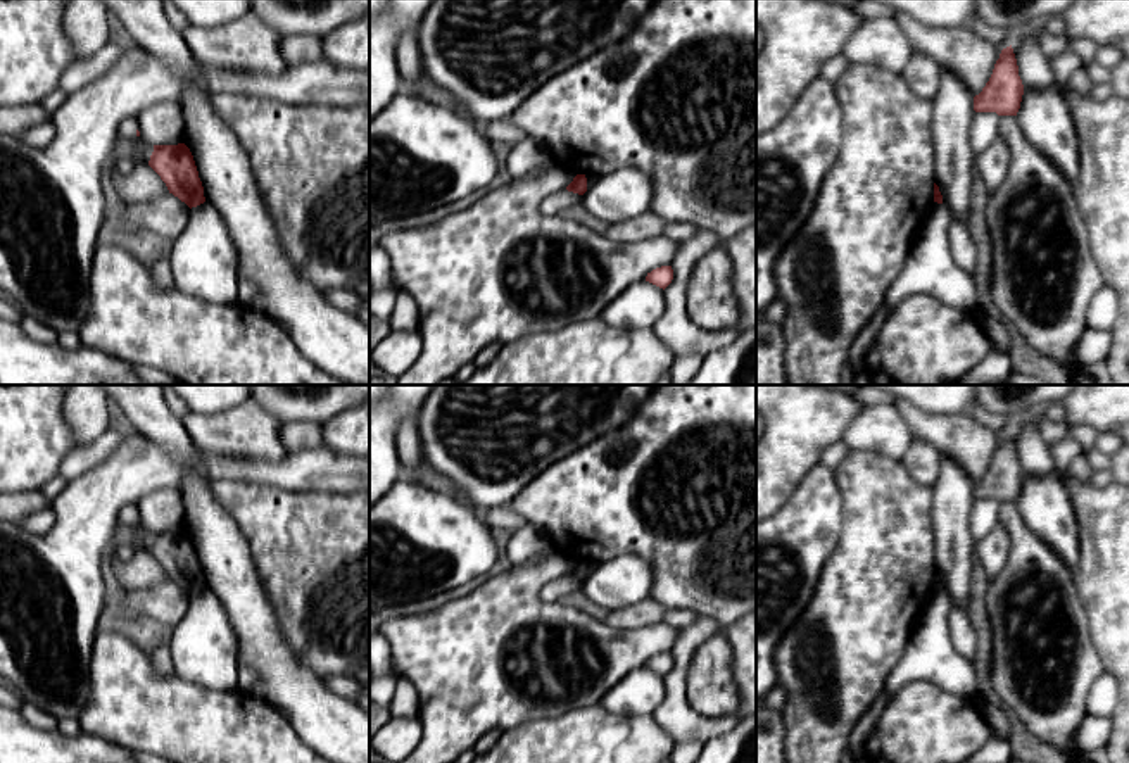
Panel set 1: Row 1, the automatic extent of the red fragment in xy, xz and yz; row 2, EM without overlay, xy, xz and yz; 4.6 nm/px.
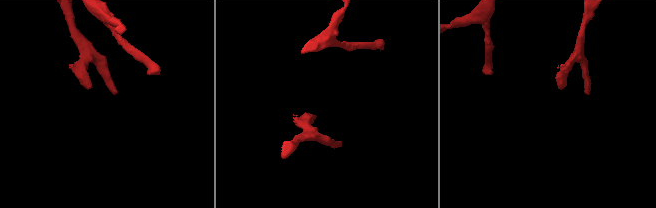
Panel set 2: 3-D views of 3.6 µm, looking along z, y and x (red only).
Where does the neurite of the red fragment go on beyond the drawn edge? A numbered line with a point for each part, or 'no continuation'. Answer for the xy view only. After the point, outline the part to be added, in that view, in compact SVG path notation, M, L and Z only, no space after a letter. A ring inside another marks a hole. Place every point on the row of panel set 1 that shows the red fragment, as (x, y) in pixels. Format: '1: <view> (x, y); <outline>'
no continuation

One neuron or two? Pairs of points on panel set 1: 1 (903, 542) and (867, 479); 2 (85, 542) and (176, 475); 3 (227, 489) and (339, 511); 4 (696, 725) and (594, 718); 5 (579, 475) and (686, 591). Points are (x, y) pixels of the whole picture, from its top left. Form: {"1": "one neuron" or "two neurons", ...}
{"1": "one neuron", "2": "one neuron", "3": "one neuron", "4": "two neurons", "5": "one neuron"}

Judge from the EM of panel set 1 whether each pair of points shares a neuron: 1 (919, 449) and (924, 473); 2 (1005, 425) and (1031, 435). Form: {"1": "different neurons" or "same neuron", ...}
{"1": "same neuron", "2": "different neurons"}

